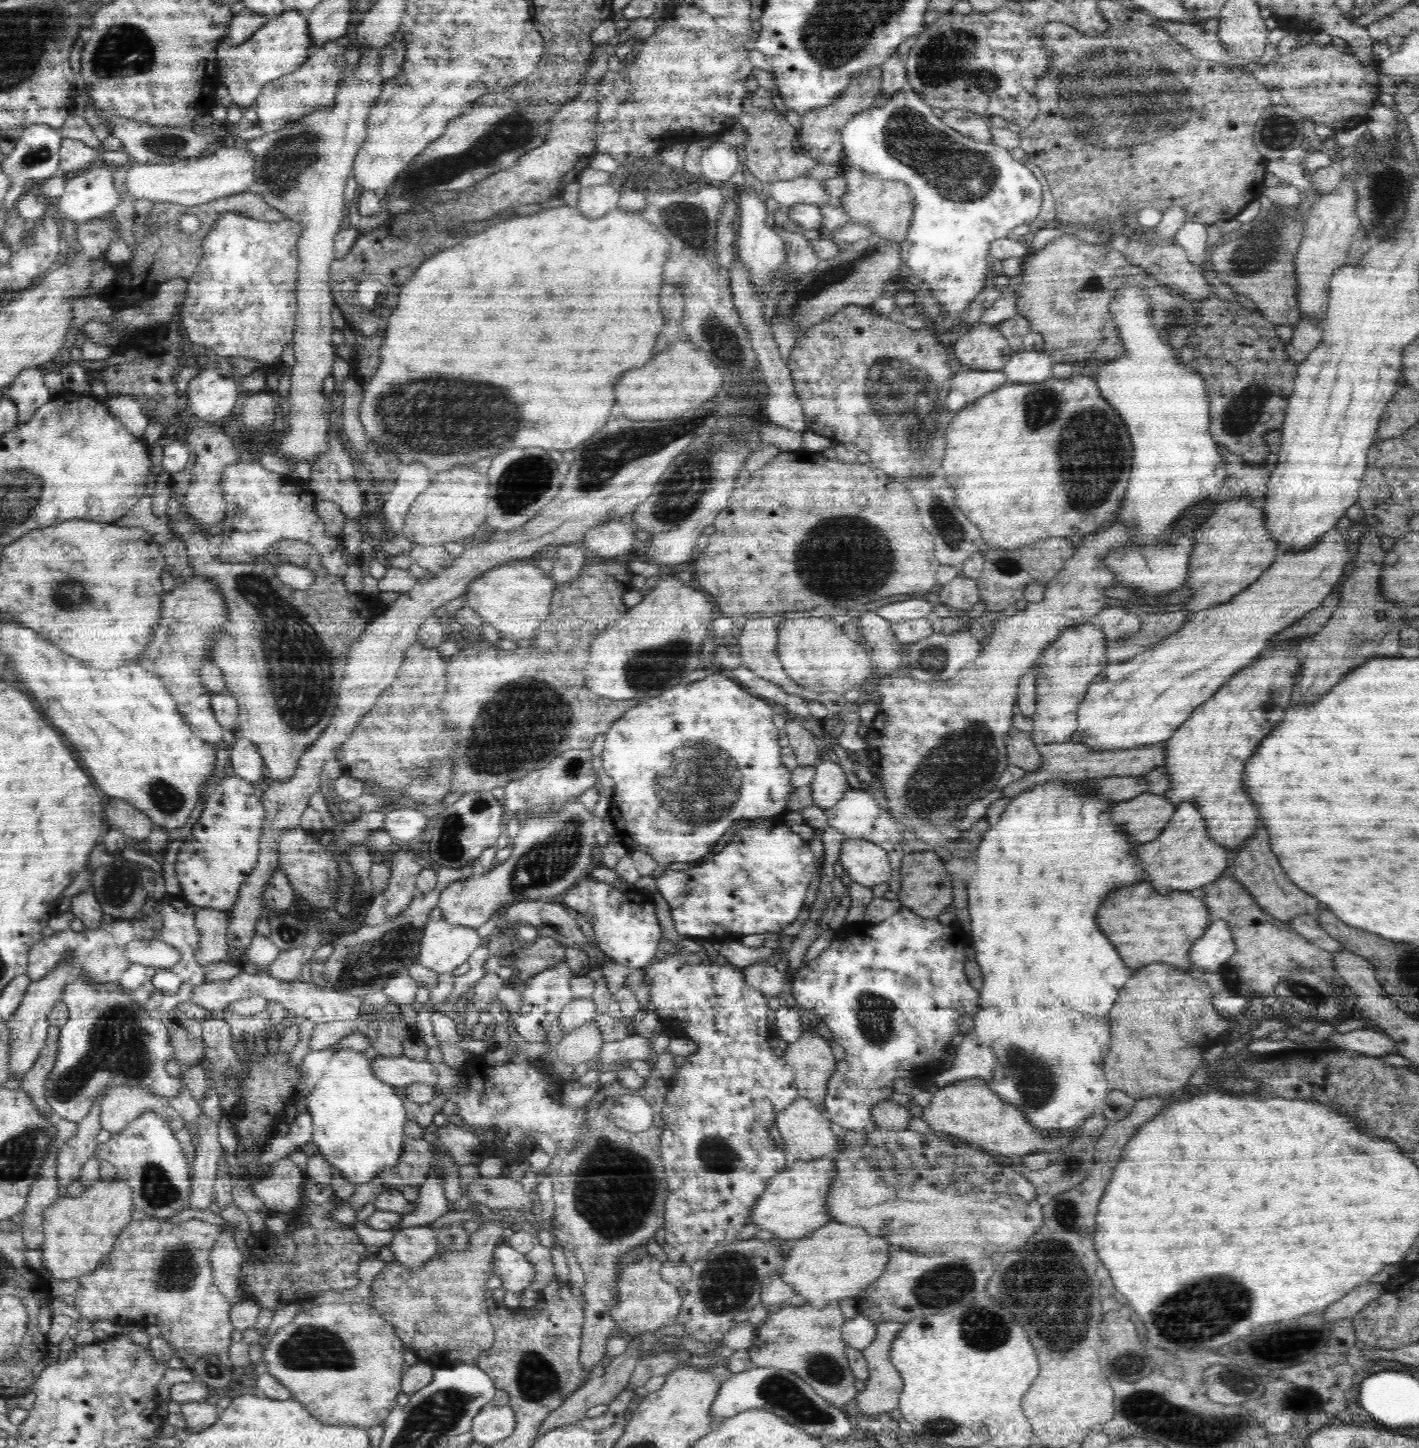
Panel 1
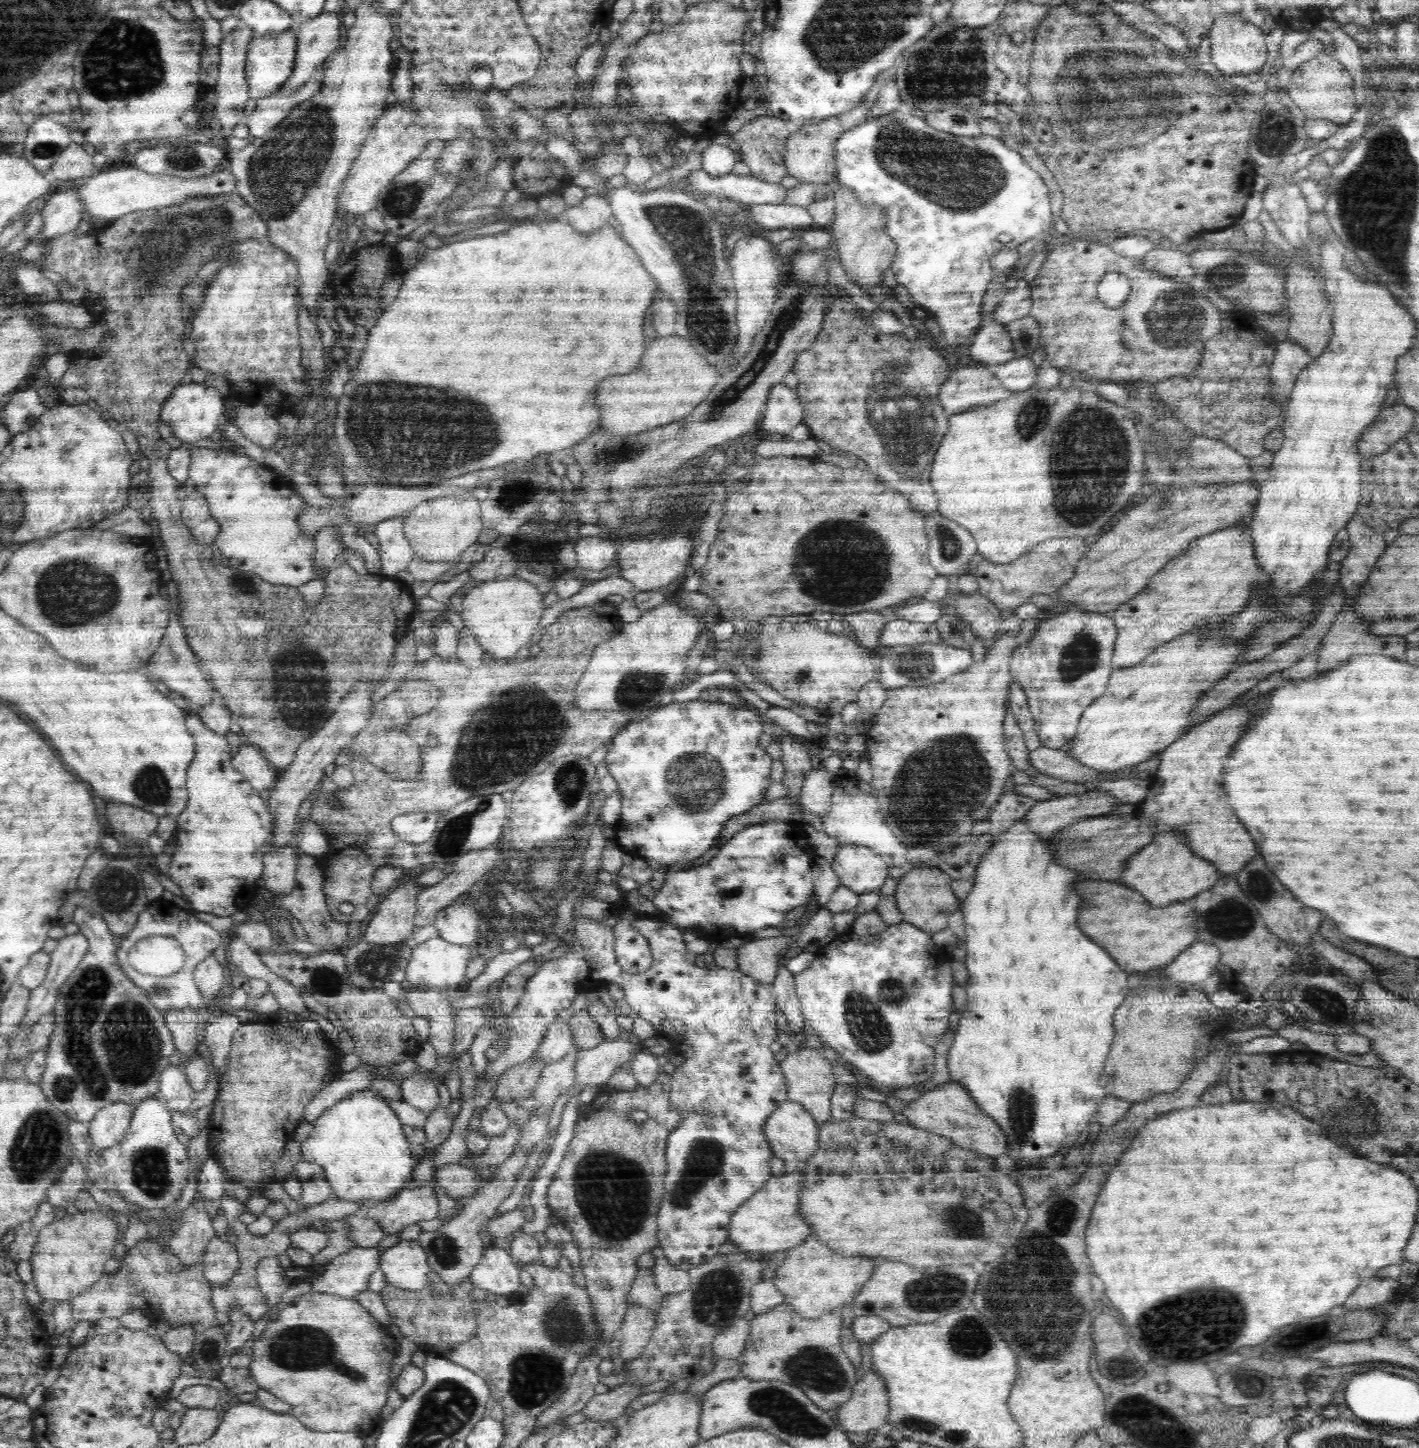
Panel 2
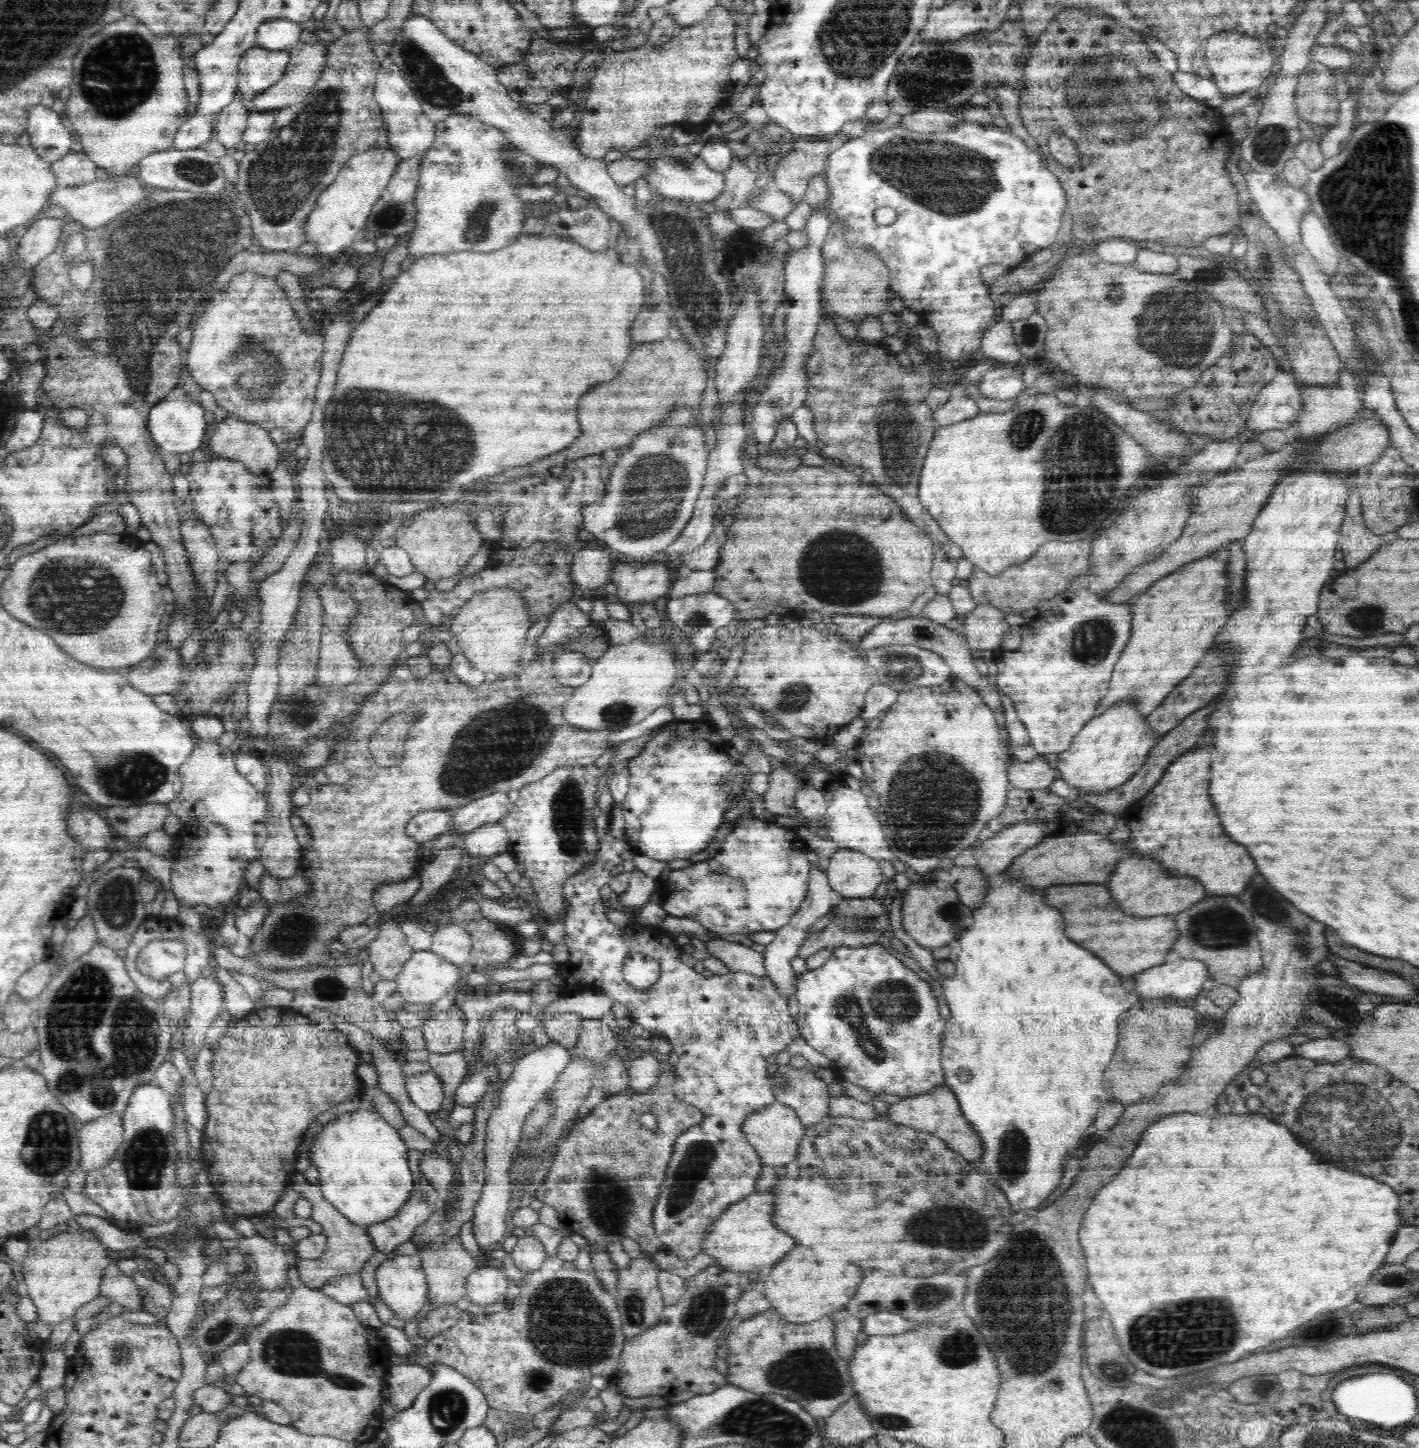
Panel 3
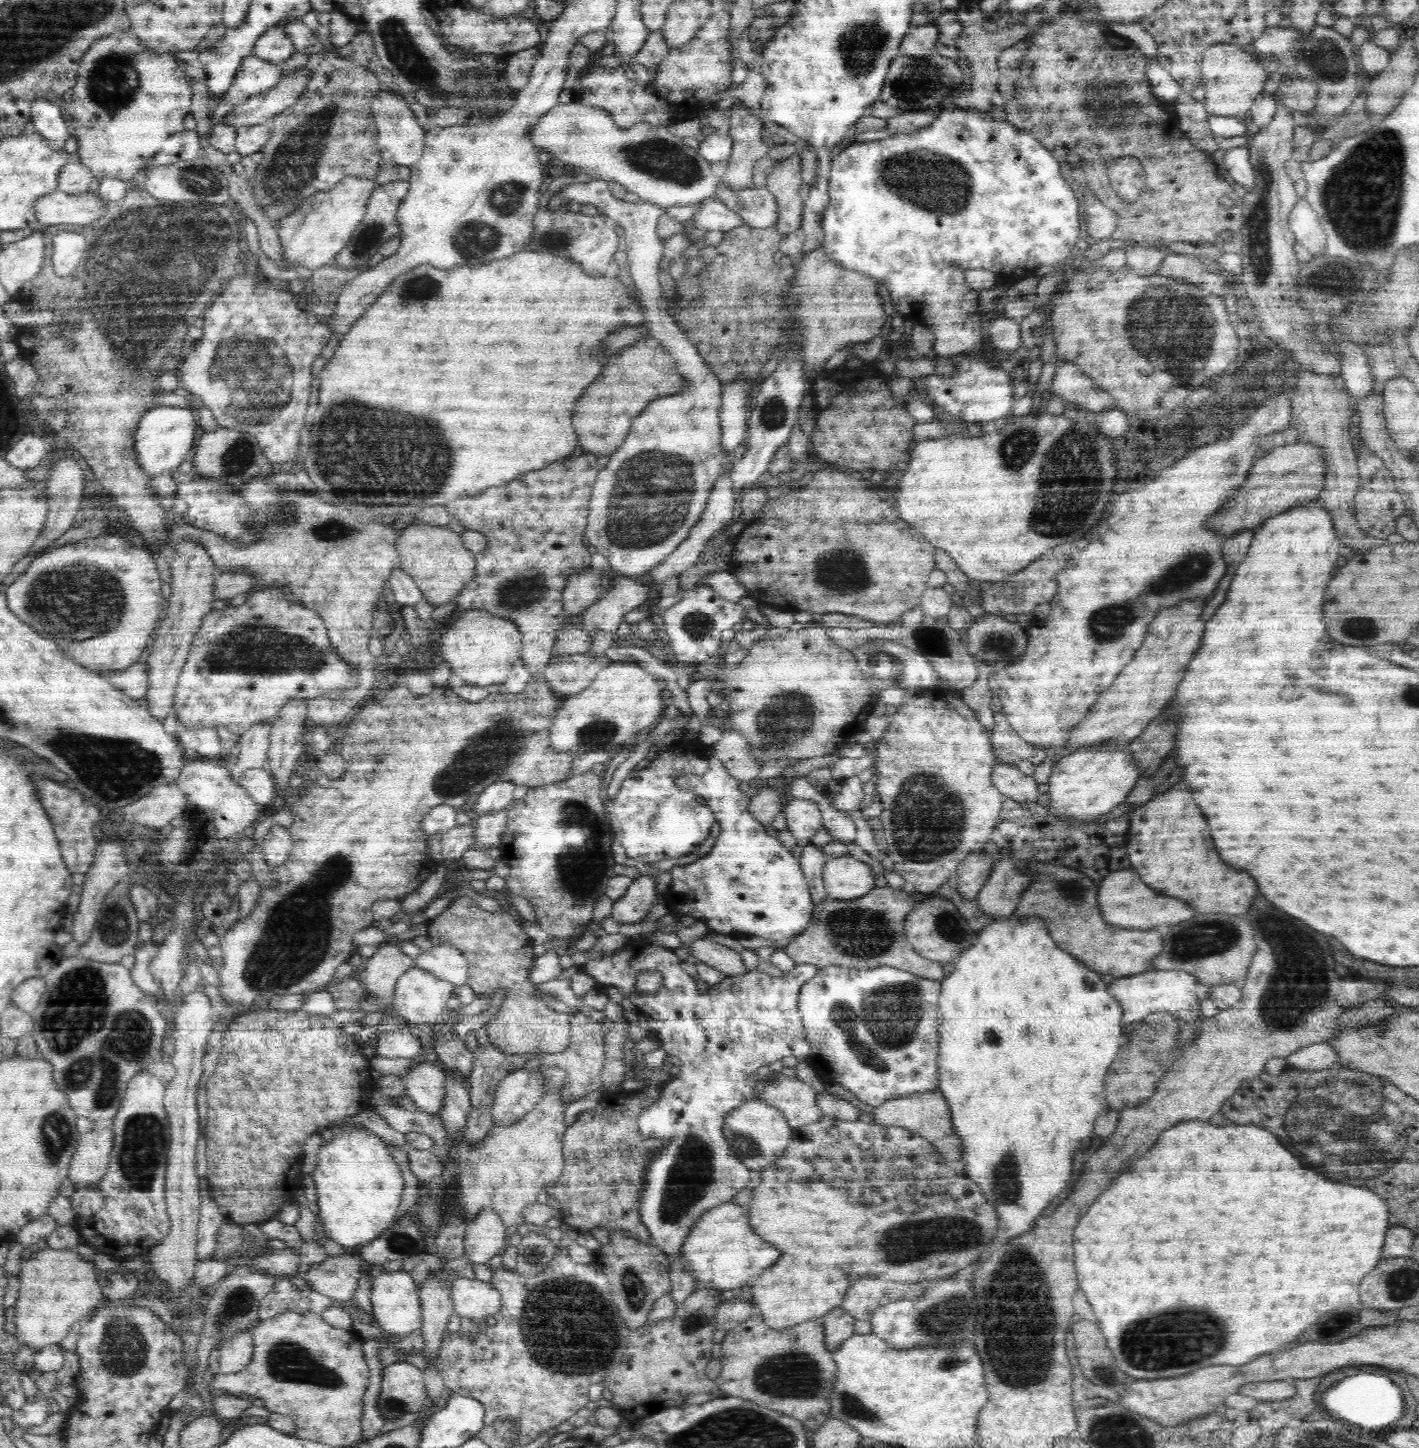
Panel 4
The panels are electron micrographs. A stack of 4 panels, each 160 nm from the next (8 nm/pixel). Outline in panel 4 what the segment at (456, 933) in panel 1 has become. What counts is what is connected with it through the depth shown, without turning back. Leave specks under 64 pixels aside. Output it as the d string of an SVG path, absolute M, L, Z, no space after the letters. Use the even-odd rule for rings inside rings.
M412 967L400 976L395 987L394 1008L390 1013L402 1018L408 1027L436 1025L455 986Z

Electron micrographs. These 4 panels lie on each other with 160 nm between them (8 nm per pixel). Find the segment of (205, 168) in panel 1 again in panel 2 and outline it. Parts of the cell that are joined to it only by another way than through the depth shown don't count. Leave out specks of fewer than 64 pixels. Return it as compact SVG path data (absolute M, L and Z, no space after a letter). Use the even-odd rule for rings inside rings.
M227 161L210 176L190 178L190 180L184 180L171 174L148 174L134 165L128 168L106 170L106 172L90 176L88 182L82 184L77 190L77 197L83 202L86 214L92 216L91 226L97 228L96 224L100 222L114 222L115 219L122 218L130 212L180 204L194 197L226 195L235 186L236 179L228 169Z

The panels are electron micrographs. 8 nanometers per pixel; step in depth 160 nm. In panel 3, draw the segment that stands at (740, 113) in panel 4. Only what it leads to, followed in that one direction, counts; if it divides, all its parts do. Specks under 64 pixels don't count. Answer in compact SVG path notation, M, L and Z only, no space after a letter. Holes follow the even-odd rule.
M735 151L736 156L730 166L721 173L725 178L724 190L713 200L717 210L729 211L746 204L748 196L756 190L756 179L759 174L752 173L745 162L742 152Z

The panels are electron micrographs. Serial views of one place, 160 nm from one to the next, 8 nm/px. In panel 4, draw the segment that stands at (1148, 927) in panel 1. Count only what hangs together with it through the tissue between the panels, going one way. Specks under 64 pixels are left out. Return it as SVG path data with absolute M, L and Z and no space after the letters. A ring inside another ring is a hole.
M1030 863L1027 874L1031 876L1031 883L1023 890L1021 900L1012 913L1013 917L1046 920L1052 940L1060 944L1064 952L1080 960L1082 965L1096 970L1096 973L1108 975L1112 972L1111 975L1116 978L1144 973L1152 966L1152 960L1164 949L1162 928L1114 928L1114 925L1104 922L1098 906L1099 890L1082 871L1055 864Z

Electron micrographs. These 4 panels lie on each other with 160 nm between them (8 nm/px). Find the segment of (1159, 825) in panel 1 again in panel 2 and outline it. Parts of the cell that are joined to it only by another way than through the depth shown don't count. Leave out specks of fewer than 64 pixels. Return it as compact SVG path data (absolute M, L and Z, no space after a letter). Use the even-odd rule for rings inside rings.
M1135 813L1128 820L1099 815L1086 817L1058 832L1052 840L1056 862L1064 868L1072 868L1080 878L1098 878L1098 881L1115 881L1121 878L1122 871L1132 855L1143 846L1152 843L1156 836L1151 820L1143 820Z

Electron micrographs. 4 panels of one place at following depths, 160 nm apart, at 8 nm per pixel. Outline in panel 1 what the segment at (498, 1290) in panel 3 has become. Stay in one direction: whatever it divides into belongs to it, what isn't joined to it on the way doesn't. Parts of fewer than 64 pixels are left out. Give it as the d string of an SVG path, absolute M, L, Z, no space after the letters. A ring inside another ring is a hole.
M500 1244L493 1252L492 1270L502 1280L502 1287L519 1295L534 1280L534 1267L522 1252L510 1245Z

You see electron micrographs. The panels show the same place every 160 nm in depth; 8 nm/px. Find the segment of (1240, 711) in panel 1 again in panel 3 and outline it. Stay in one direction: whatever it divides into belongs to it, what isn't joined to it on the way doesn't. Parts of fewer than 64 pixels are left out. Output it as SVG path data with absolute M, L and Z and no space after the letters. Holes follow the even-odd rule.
M1208 748L1186 752L1166 768L1160 782L1126 810L1125 822L1131 832L1130 855L1149 854L1163 865L1167 874L1199 880L1207 896L1239 896L1252 882L1256 866L1246 848L1234 844L1218 822L1208 798L1210 774Z

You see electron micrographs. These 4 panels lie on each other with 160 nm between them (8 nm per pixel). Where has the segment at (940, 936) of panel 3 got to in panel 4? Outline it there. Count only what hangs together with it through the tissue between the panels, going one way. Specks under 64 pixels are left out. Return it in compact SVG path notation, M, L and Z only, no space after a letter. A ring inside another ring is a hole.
M931 895L929 899L913 904L912 910L904 918L904 930L908 943L916 949L917 954L942 965L955 962L972 948L977 938L977 932L974 932L967 920L960 916L954 904L937 895Z

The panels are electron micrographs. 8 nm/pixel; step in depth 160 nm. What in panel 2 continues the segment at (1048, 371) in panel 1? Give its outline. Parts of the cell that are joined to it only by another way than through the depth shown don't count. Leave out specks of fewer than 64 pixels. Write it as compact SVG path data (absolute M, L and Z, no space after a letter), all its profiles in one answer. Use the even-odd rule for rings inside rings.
M1017 356L1014 360L994 365L993 375L1004 388L1016 393L1031 388L1037 379L1038 370L1030 357Z

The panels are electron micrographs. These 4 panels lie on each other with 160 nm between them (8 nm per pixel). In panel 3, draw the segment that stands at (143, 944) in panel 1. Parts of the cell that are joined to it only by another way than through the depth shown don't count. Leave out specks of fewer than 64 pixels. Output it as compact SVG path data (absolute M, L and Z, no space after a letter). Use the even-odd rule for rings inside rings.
M182 939L152 940L137 959L140 973L155 980L182 973L187 963L187 947Z

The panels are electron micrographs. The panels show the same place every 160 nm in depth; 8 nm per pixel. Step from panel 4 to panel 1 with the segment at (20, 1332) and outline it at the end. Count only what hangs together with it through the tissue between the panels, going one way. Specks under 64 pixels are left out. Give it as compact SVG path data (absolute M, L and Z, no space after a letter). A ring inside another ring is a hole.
M117 1178L113 1183L103 1183L101 1179L91 1187L85 1187L80 1197L60 1197L46 1209L43 1230L44 1242L40 1248L42 1250L42 1262L48 1270L52 1279L70 1280L70 1278L80 1278L96 1270L105 1261L116 1244L116 1239L130 1224L131 1211L135 1206L133 1203L133 1192L128 1186L127 1180Z

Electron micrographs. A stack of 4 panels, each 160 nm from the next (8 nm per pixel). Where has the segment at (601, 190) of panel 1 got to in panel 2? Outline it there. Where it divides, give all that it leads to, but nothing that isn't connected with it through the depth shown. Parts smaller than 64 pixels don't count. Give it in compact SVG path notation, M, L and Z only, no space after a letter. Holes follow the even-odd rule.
M588 195L580 204L568 206L556 219L567 222L582 234L589 234L607 226L611 216L613 212L606 196Z

